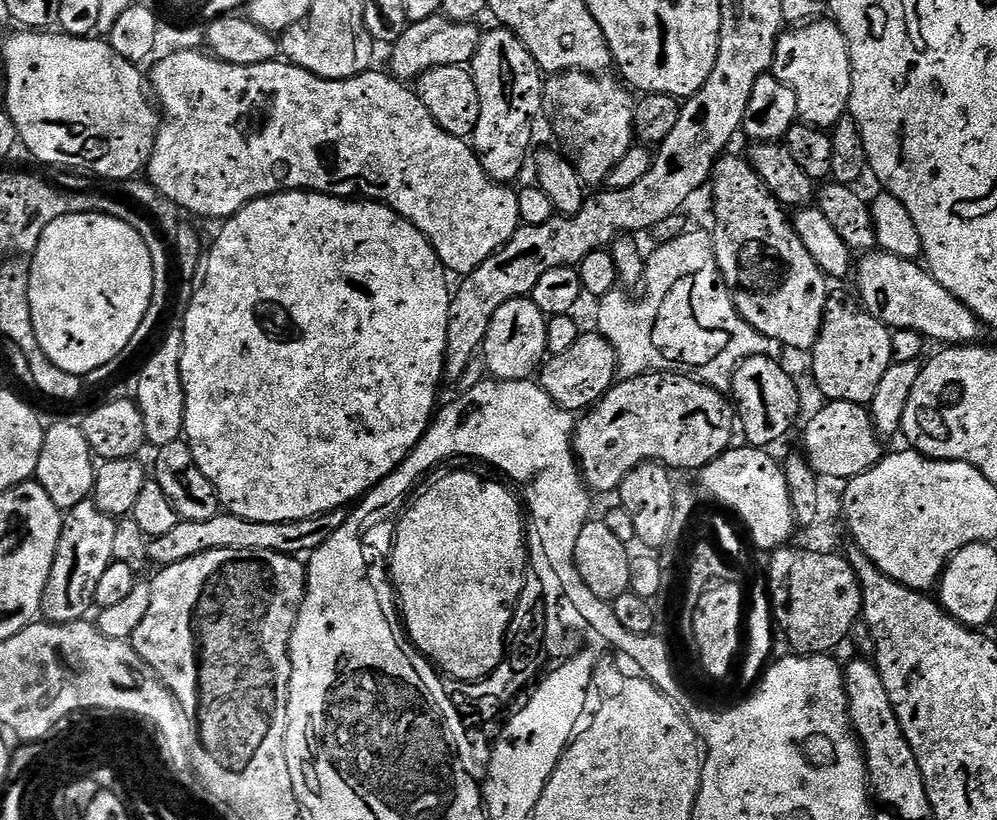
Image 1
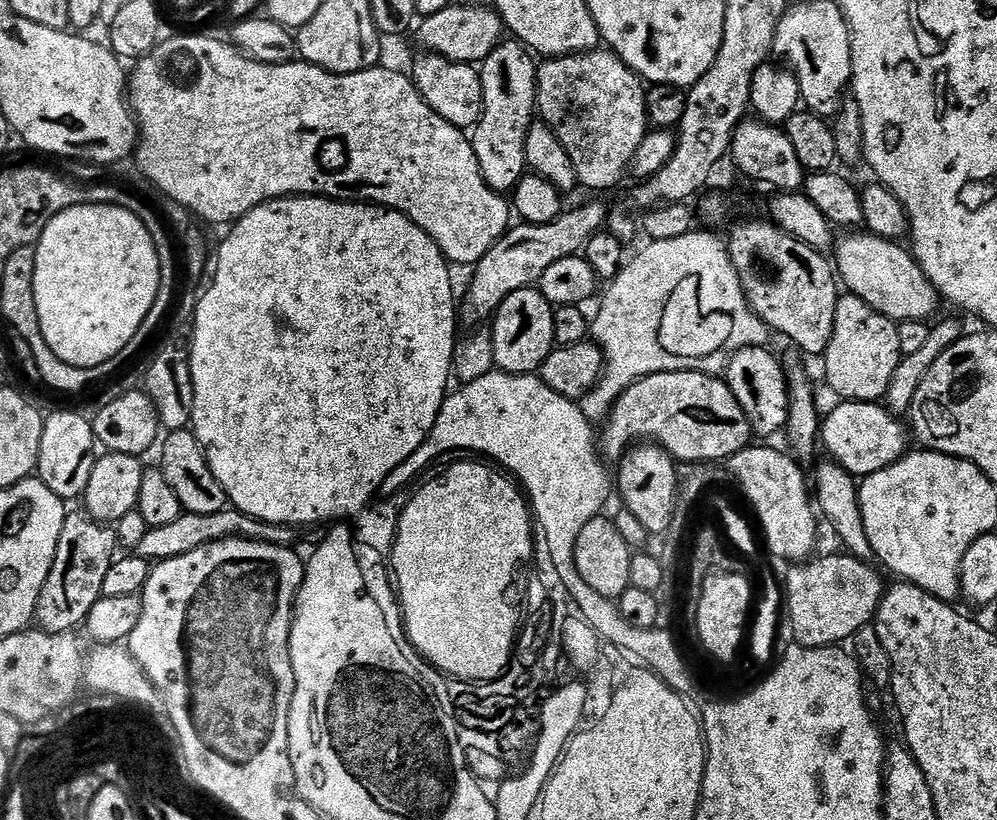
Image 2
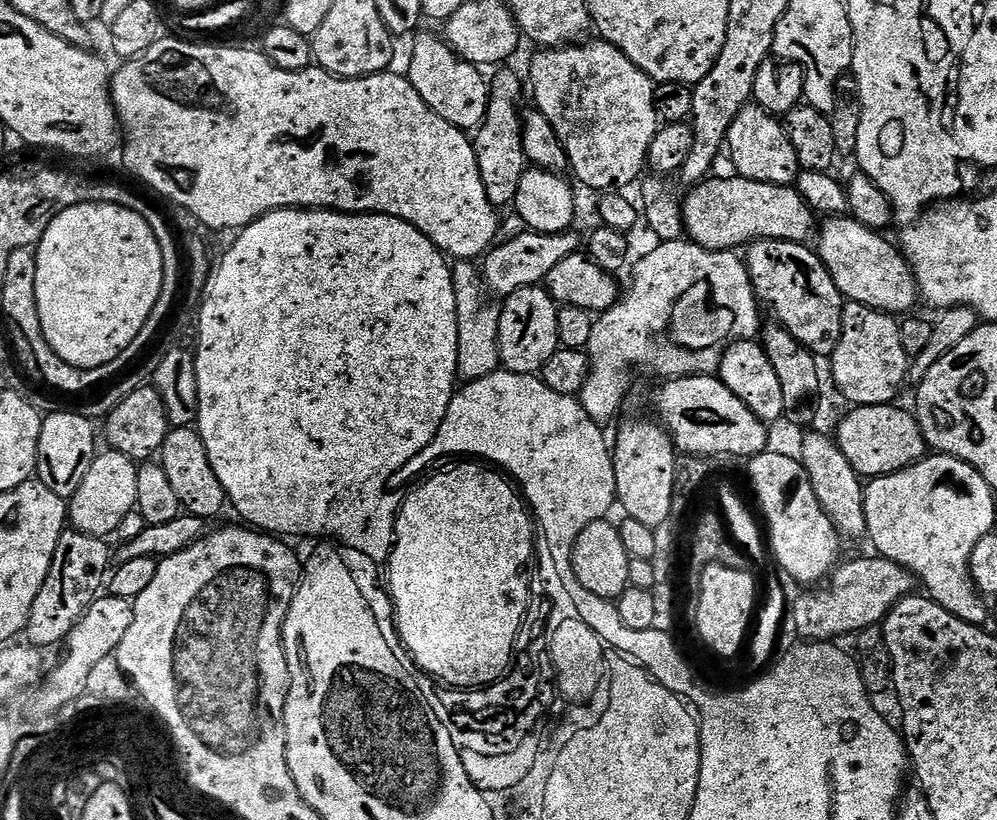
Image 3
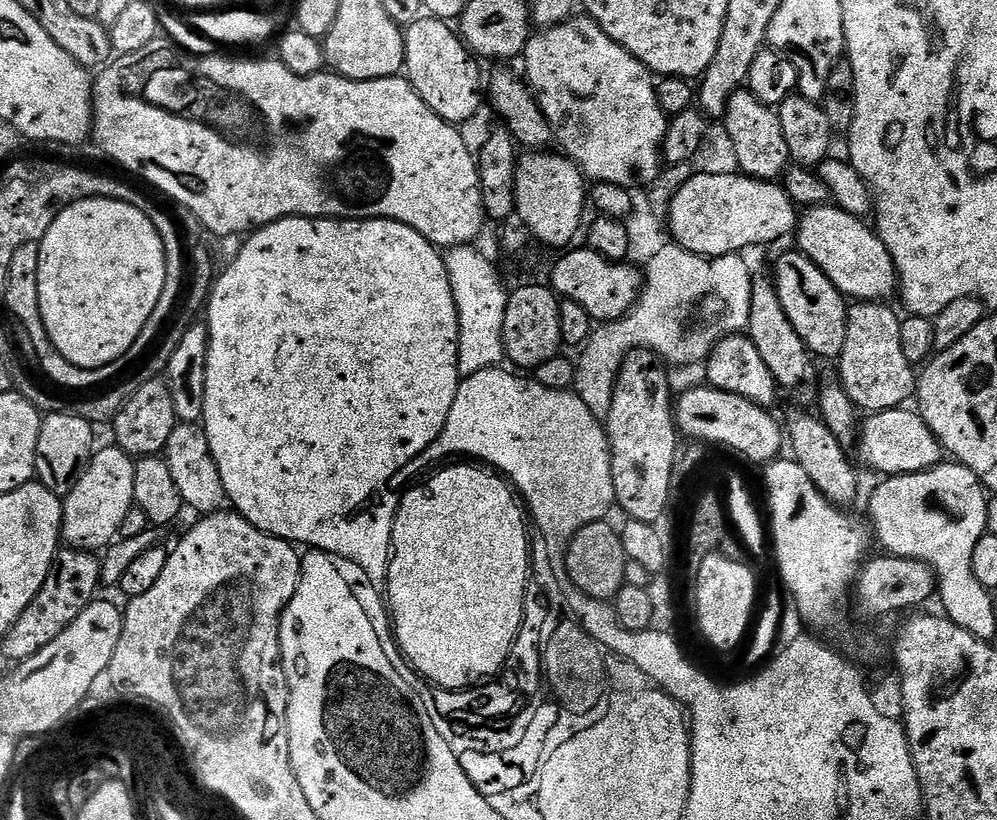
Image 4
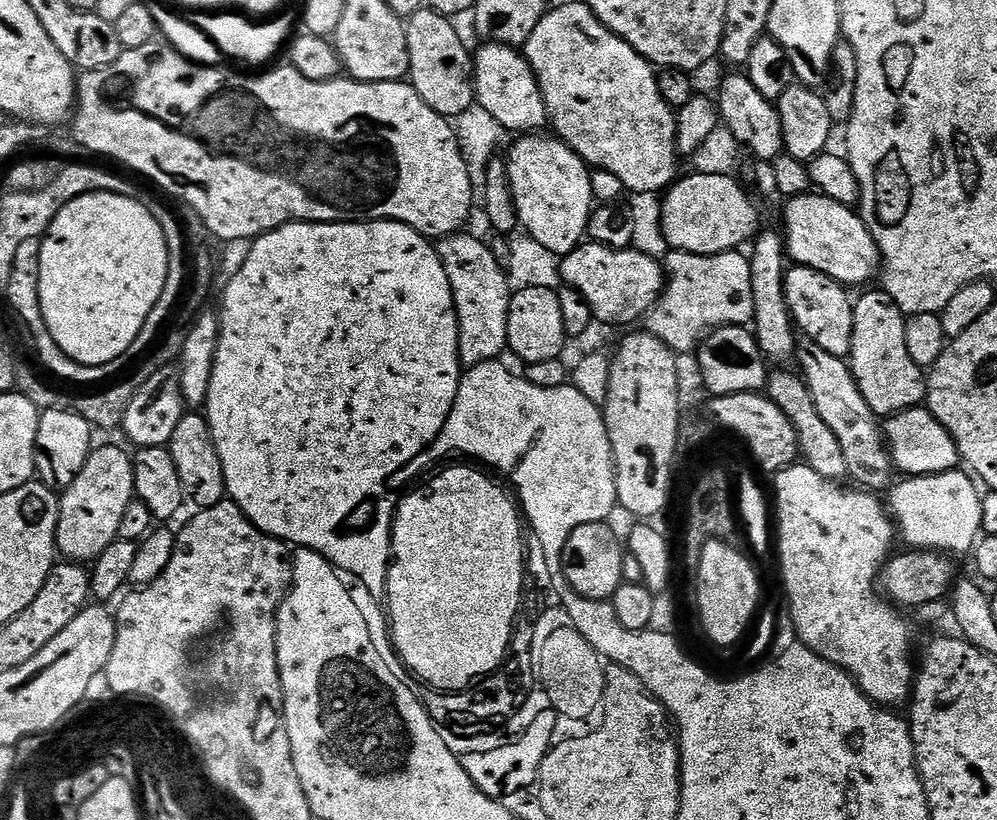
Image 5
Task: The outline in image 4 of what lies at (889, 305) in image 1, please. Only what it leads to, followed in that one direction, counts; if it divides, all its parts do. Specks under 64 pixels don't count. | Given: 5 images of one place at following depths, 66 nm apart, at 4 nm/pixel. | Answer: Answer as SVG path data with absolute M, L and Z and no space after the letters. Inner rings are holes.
M831 203L809 207L799 217L794 233L799 251L830 278L840 295L856 302L884 302L898 288L896 267L879 236L858 216L851 216Z

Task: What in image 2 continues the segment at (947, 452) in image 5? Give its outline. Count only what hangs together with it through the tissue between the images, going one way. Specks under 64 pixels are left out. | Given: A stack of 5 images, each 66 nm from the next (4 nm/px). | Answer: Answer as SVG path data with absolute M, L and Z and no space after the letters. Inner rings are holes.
M849 400L847 402L837 403L837 408L833 410L832 413L825 415L823 417L822 423L820 425L820 438L819 443L822 445L823 451L824 448L829 452L827 454L833 461L836 461L841 467L845 469L853 478L863 478L874 474L878 470L886 470L886 466L890 466L894 461L900 459L901 456L905 455L906 447L904 448L904 432L906 436L906 428L899 424L897 417L893 413L889 412L887 407L881 406L876 402L869 402L867 400Z

